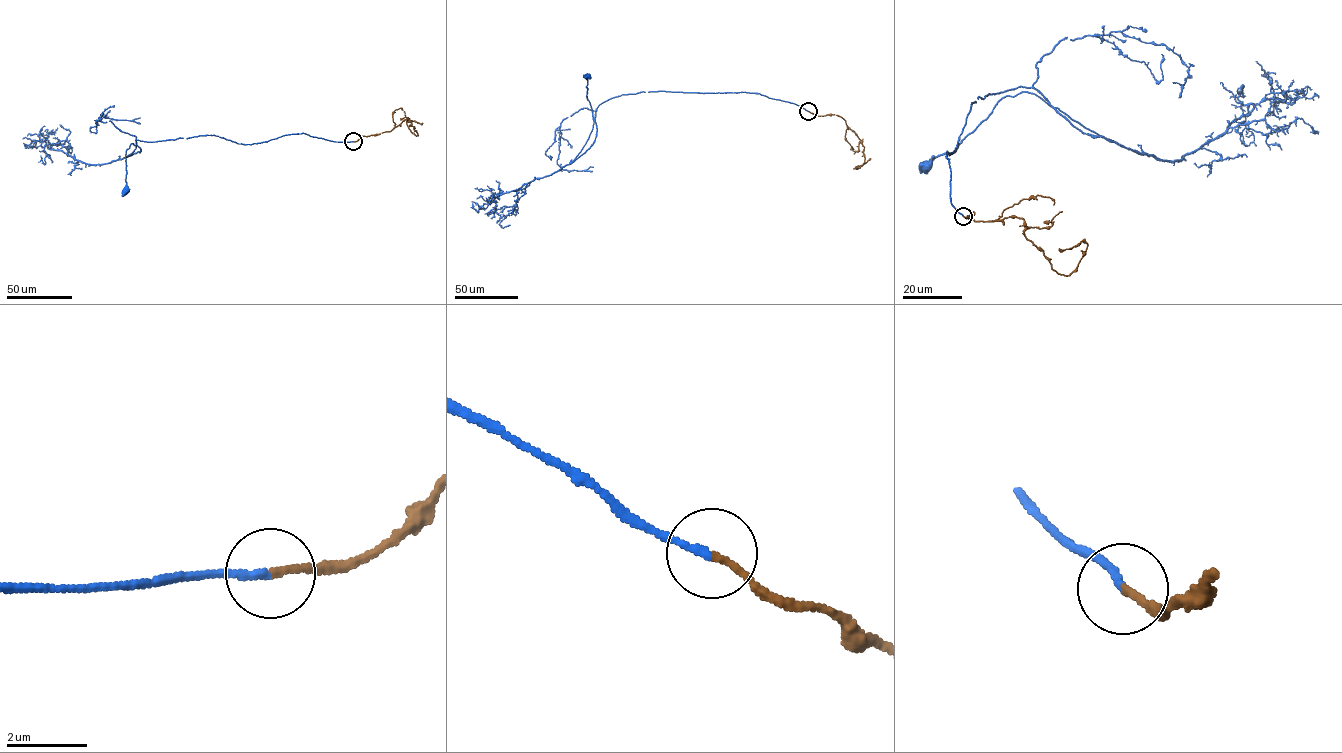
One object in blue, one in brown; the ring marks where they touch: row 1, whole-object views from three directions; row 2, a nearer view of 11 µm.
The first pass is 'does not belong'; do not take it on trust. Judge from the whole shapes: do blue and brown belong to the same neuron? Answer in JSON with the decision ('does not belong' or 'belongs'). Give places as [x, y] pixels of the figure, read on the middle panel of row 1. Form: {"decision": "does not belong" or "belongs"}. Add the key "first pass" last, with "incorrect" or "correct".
{"decision": "belongs", "first pass": "incorrect"}

